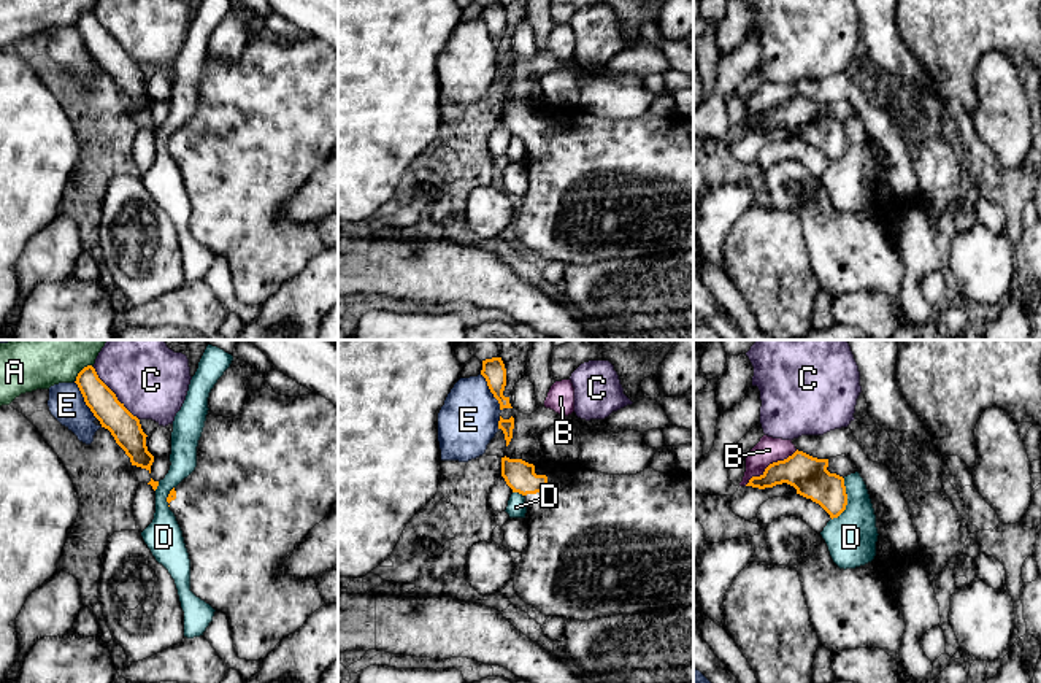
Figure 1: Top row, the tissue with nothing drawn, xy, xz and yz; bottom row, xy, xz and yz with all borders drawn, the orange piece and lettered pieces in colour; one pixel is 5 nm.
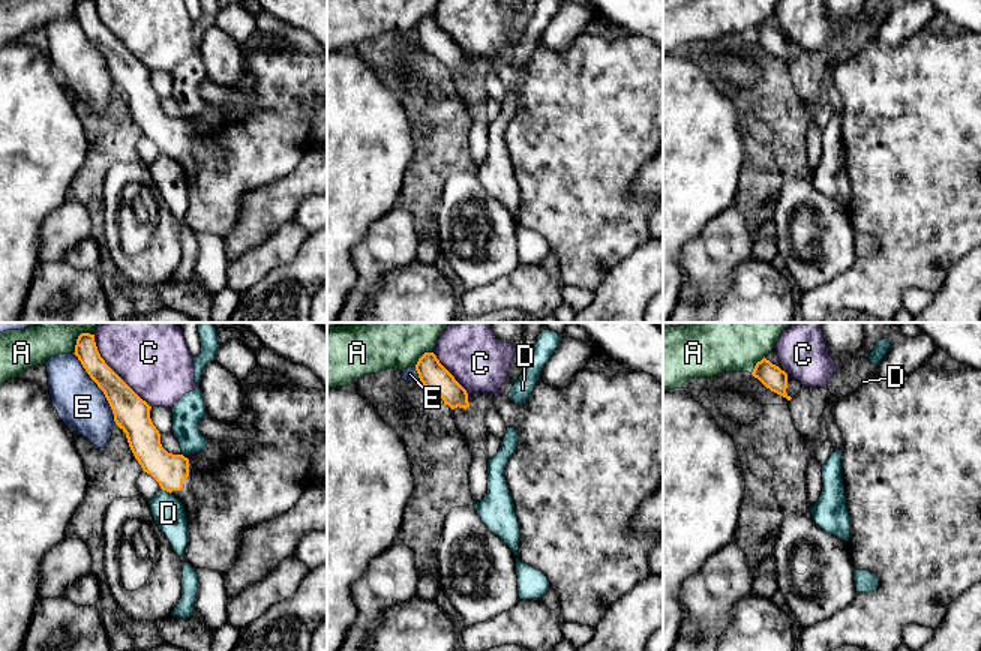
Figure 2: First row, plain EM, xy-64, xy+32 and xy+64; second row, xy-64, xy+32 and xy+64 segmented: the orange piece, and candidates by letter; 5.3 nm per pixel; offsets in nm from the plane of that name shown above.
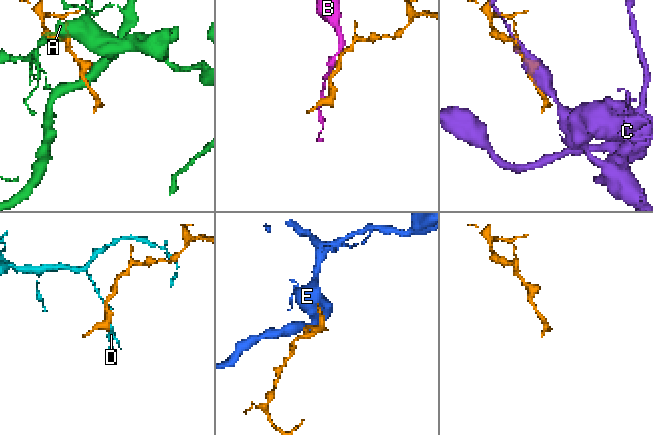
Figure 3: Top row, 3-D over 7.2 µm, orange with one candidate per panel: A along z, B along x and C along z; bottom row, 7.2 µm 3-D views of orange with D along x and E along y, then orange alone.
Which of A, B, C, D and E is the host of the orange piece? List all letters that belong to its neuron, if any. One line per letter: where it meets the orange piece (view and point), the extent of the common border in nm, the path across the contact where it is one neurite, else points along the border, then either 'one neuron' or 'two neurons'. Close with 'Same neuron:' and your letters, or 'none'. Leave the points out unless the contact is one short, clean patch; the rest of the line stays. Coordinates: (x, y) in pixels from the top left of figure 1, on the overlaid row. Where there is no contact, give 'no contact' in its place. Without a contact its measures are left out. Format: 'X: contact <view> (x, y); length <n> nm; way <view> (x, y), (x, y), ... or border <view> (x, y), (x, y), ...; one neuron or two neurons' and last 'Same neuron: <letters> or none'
A: contact xy (80, 372); length 130 nm; two neurons
B: contact yz (770, 464); length 320 nm; border yz (797, 450), (783, 459), (773, 461), (745, 485); two neurons
C: contact xy (115, 394); length 360 nm; two neurons
D: contact yz (846, 501); length 220 nm; border yz (845, 478), (846, 507), (832, 520); two neurons
E: contact xy (84, 401); length 220 nm; two neurons
Same neuron: none

